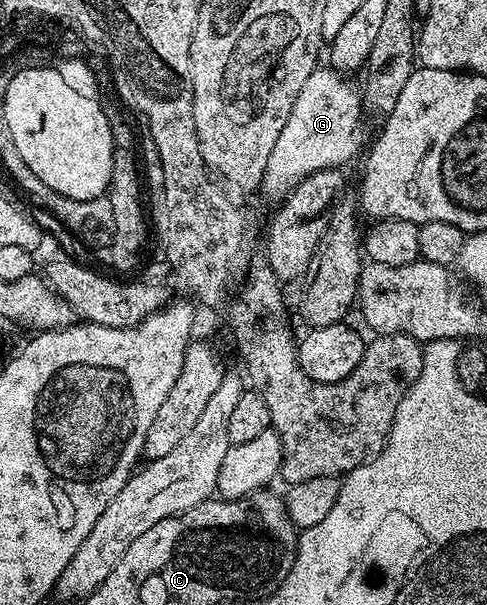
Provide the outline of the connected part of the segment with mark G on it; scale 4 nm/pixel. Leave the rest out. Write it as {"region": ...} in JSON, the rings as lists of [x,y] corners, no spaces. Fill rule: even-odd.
{"region":[[[314,68],[308,83],[300,87],[296,103],[292,103],[292,115],[288,115],[288,123],[284,123],[284,131],[280,131],[276,147],[272,147],[272,155],[268,155],[268,167],[264,167],[260,193],[273,203],[280,203],[308,175],[321,169],[338,169],[345,161],[352,160],[362,145],[362,113],[364,106],[358,85],[354,86],[337,69]]]}

